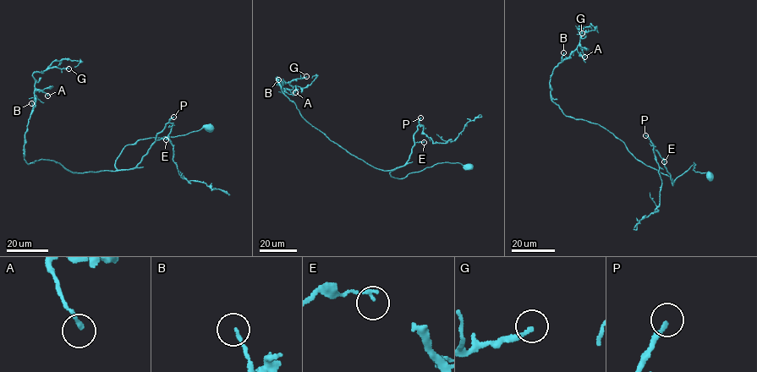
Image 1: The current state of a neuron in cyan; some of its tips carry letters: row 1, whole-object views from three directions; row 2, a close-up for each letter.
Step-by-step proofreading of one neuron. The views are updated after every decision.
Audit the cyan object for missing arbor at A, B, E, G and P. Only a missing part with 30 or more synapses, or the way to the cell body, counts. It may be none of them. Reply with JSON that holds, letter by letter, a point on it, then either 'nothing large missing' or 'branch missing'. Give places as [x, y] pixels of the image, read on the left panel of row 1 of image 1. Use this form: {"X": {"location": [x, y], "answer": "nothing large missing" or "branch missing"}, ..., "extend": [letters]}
{"A": {"location": [47, 95], "answer": "nothing large missing"}, "B": {"location": [31, 103], "answer": "nothing large missing"}, "E": {"location": [166, 139], "answer": "nothing large missing"}, "G": {"location": [68, 68], "answer": "nothing large missing"}, "P": {"location": [173, 117], "answer": "branch missing"}, "extend": ["P"]}

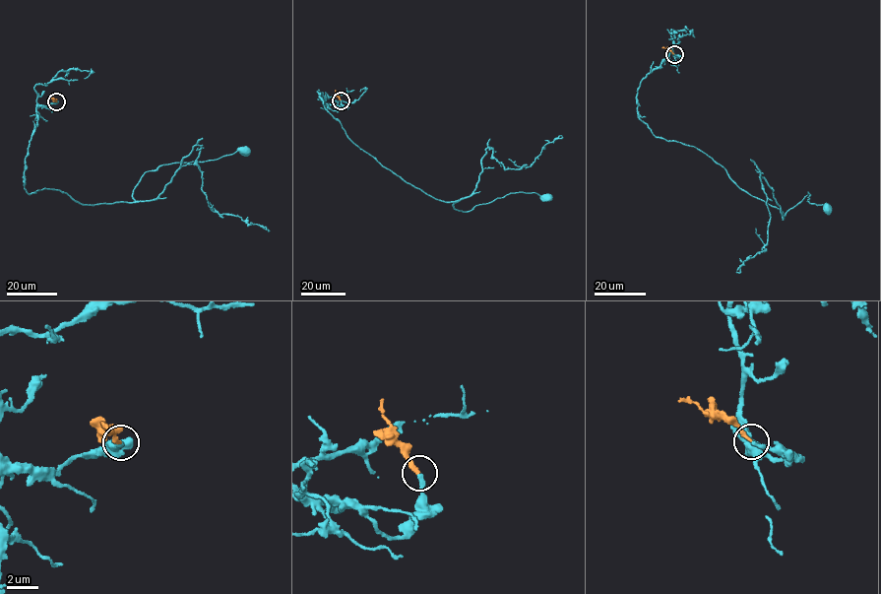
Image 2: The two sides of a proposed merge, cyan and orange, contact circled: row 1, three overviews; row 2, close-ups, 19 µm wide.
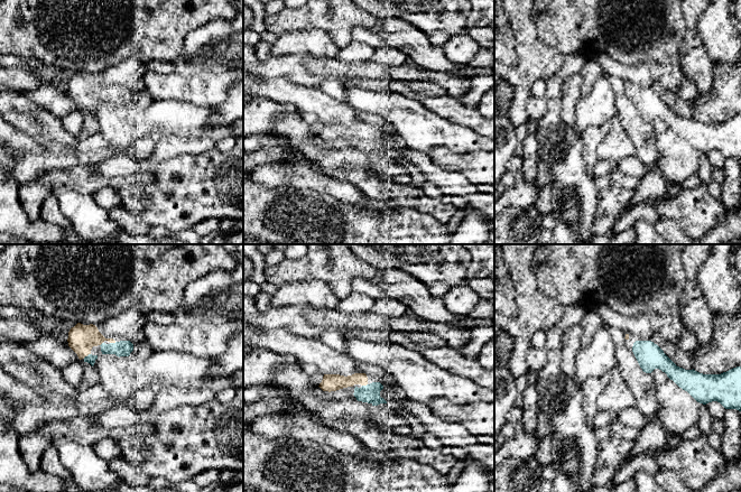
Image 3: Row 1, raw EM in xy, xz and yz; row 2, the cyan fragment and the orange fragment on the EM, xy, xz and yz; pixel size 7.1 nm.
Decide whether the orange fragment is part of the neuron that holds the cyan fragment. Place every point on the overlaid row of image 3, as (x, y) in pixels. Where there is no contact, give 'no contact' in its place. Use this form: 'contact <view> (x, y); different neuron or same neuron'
contact xy (88, 355); same neuron

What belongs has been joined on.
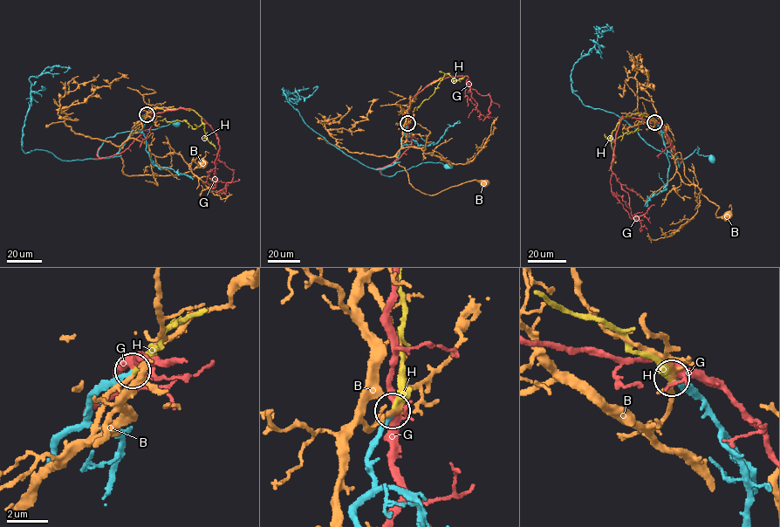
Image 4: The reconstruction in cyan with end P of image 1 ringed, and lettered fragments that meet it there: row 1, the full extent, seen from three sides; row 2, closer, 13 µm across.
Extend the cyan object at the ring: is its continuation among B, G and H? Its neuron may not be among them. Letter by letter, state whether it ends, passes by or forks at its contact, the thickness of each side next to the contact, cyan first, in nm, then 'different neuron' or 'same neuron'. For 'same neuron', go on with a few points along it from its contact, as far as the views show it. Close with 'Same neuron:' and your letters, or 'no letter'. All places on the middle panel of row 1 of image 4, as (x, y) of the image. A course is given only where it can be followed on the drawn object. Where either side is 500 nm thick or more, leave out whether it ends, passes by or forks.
B: it forks | 260/170 nm | different neuron
G: it forks | 240/360 nm | different neuron
H: it ends | 240/240 nm | same neuron | via (407, 124), (413, 99), (447, 74), (417, 110)
Same neuron: H

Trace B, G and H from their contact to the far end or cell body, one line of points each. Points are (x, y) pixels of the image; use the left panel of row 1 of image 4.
B: (146, 114), (119, 147), (123, 173), (129, 175), (173, 175), (194, 170), (200, 160), (201, 162)
G: (147, 114), (193, 109), (218, 140), (213, 188), (218, 168)
H: (147, 114), (157, 106), (166, 110), (190, 110), (201, 117), (201, 123), (194, 129), (184, 120), (160, 120)

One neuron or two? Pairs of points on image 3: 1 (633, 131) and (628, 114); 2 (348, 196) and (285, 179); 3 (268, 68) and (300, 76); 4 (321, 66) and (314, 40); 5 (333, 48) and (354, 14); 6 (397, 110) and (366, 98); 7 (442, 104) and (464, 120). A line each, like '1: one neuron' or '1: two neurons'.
1: one neuron
2: one neuron
3: one neuron
4: two neurons
5: two neurons
6: one neuron
7: one neuron

